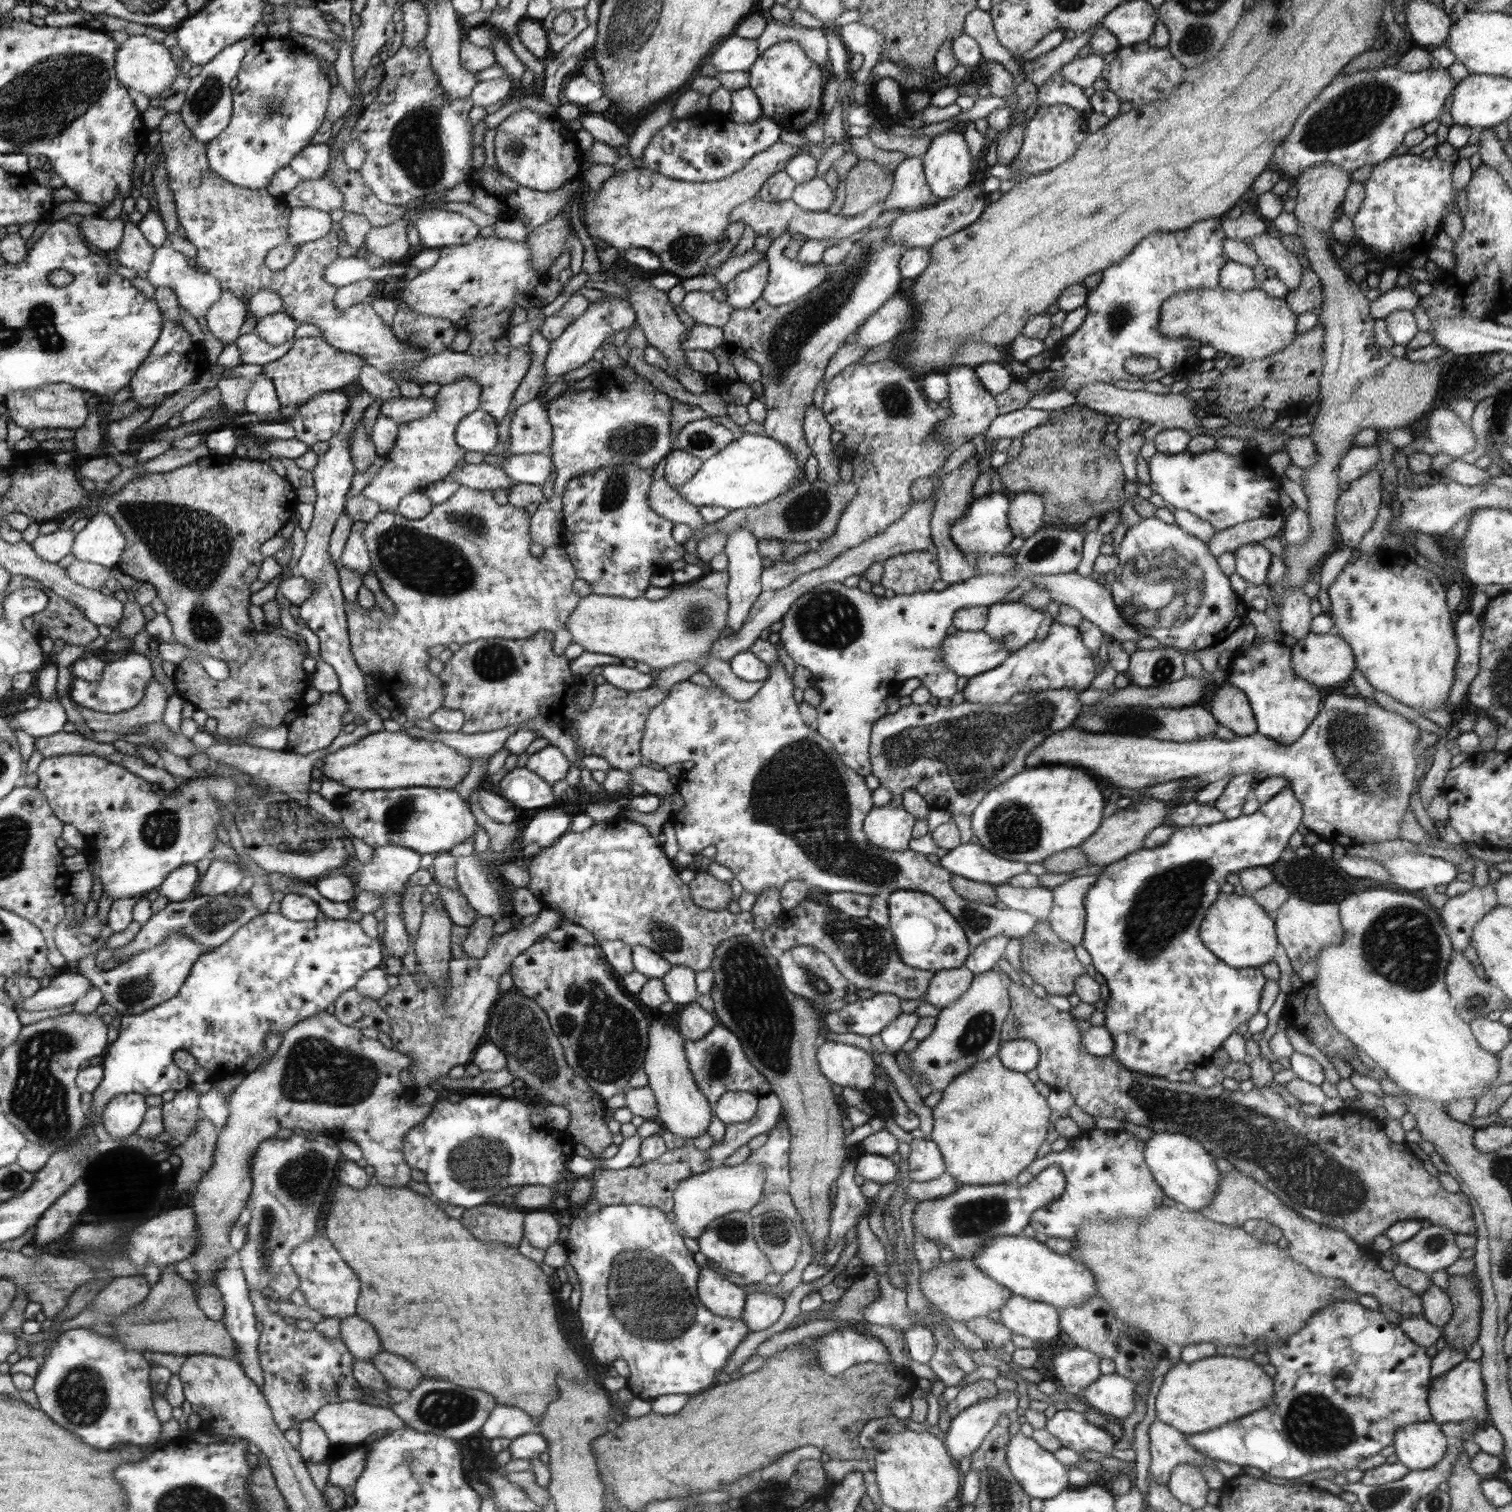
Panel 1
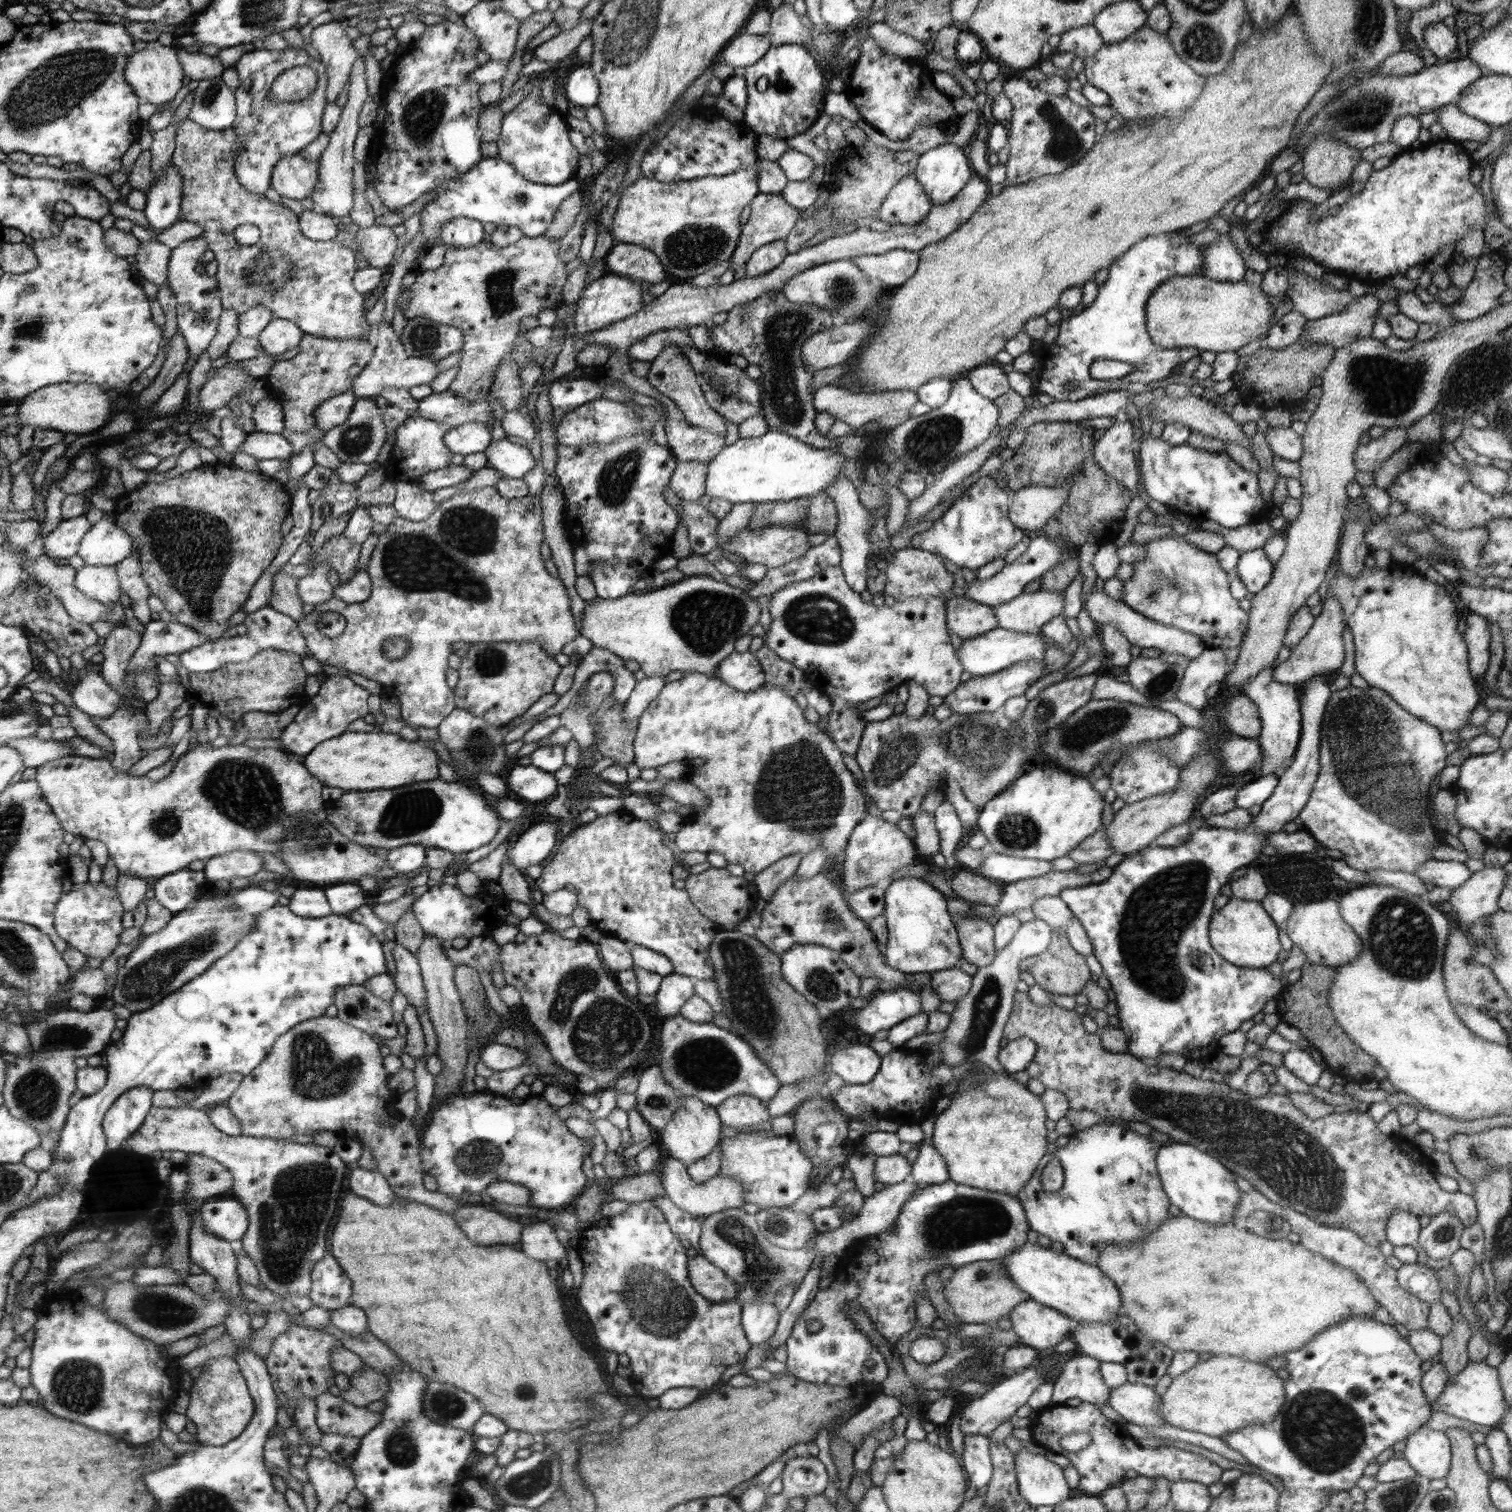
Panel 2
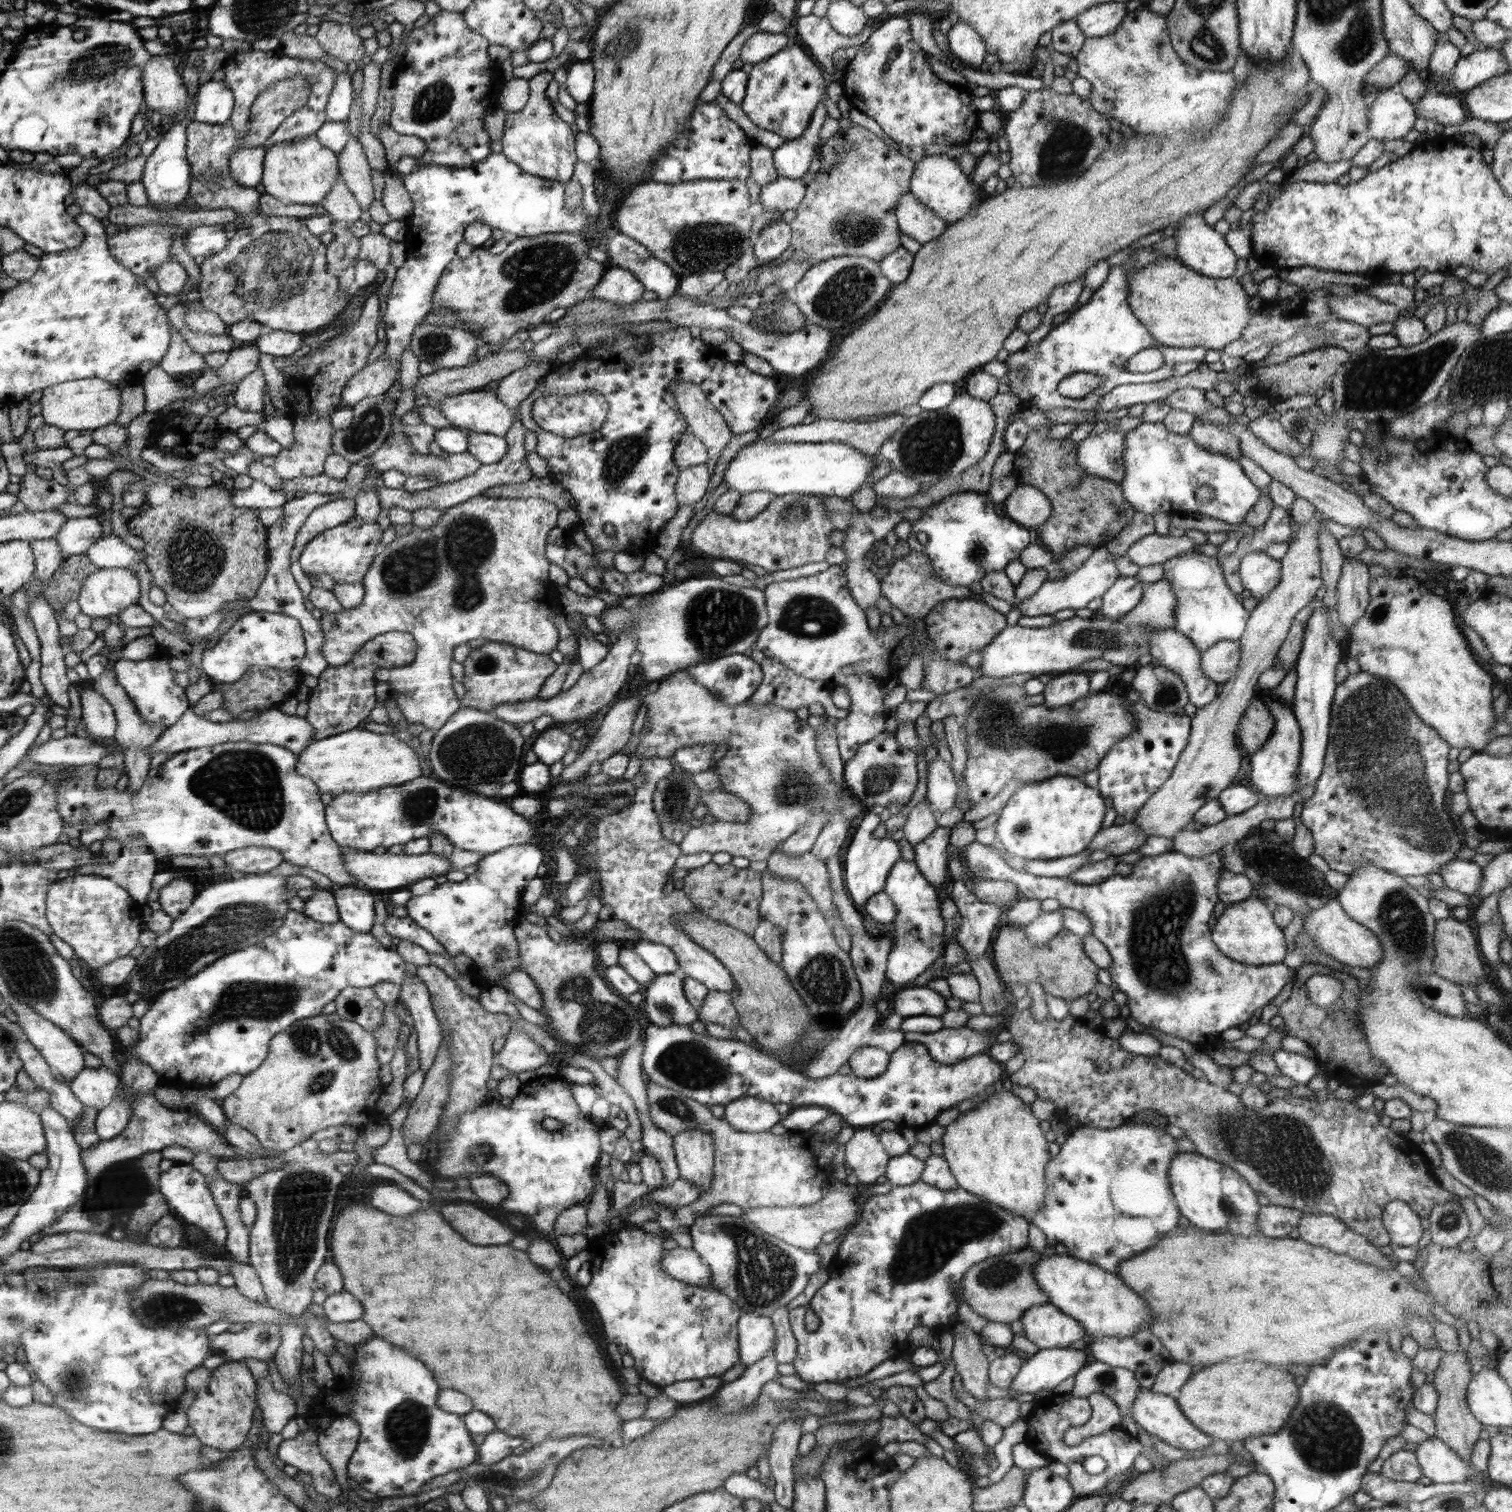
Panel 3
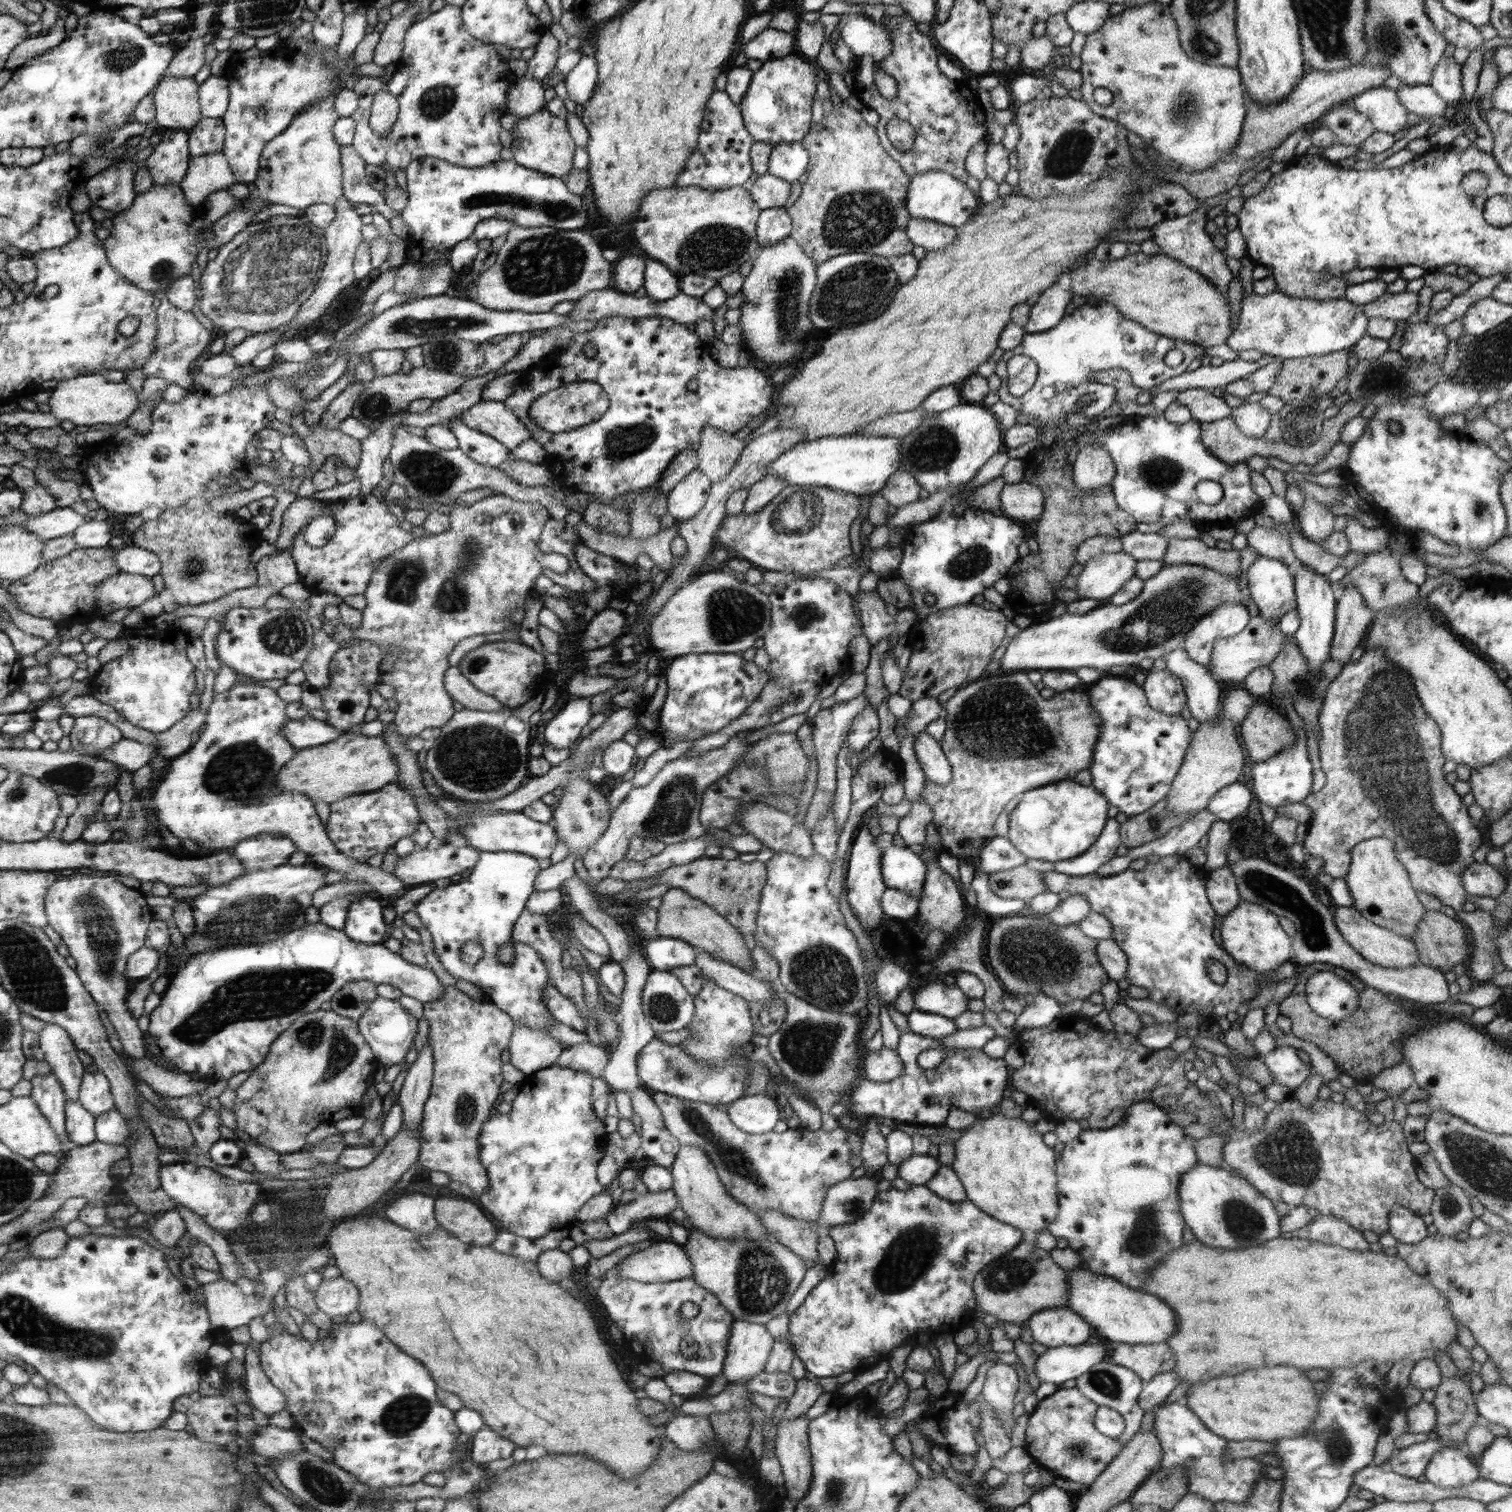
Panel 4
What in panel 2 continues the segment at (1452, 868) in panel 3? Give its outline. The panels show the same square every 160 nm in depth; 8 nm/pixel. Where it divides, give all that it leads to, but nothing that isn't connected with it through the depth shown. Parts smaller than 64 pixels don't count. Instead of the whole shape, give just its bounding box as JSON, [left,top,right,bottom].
[1414,859,1472,891]

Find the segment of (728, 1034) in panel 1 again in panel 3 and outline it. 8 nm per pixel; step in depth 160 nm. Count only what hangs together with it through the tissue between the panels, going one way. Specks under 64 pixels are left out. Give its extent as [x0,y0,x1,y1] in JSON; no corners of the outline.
[641,1023,1004,1128]

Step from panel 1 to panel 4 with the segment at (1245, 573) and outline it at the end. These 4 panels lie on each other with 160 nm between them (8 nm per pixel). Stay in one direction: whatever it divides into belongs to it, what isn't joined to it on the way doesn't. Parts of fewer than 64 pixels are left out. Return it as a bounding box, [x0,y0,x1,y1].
[1246,554,1295,619]

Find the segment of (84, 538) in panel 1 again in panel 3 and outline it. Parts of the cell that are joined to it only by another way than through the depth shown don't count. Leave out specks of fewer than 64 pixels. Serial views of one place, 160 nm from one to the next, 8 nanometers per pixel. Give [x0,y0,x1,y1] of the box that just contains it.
[84,532,165,621]

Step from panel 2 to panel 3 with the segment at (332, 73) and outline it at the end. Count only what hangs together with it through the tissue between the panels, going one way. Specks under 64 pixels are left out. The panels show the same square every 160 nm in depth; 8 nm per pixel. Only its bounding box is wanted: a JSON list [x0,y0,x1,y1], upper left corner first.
[315,22,365,64]

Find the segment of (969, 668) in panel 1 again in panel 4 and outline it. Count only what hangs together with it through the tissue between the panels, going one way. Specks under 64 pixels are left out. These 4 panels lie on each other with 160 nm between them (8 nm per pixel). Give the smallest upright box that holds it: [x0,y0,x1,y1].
[999,564,1245,673]

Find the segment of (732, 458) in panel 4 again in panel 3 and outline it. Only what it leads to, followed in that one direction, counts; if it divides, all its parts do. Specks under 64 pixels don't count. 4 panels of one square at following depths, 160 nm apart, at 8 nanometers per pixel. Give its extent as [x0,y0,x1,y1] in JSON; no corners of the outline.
[674,380,733,459]

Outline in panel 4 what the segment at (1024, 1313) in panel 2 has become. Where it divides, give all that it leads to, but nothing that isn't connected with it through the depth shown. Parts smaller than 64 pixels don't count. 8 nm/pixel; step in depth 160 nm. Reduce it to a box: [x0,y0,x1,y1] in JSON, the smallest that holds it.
[1026,1306,1092,1348]

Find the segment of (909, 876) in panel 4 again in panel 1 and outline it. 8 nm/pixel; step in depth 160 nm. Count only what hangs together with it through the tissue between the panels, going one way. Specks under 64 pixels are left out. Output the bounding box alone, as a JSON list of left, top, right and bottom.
[886,890,972,971]

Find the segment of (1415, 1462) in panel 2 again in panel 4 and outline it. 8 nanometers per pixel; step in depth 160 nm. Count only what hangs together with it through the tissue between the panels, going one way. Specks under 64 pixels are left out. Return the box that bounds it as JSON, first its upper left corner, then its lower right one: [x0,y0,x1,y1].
[1424,1447,1481,1489]

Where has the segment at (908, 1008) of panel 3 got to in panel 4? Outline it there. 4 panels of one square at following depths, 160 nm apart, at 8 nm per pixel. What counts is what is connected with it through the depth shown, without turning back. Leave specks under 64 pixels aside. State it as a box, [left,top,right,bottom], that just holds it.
[914,982,969,1019]

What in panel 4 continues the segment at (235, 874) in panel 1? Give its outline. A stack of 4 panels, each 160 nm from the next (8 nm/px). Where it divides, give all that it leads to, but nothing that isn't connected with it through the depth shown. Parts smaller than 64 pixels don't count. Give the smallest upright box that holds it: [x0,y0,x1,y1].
[234,833,298,871]

